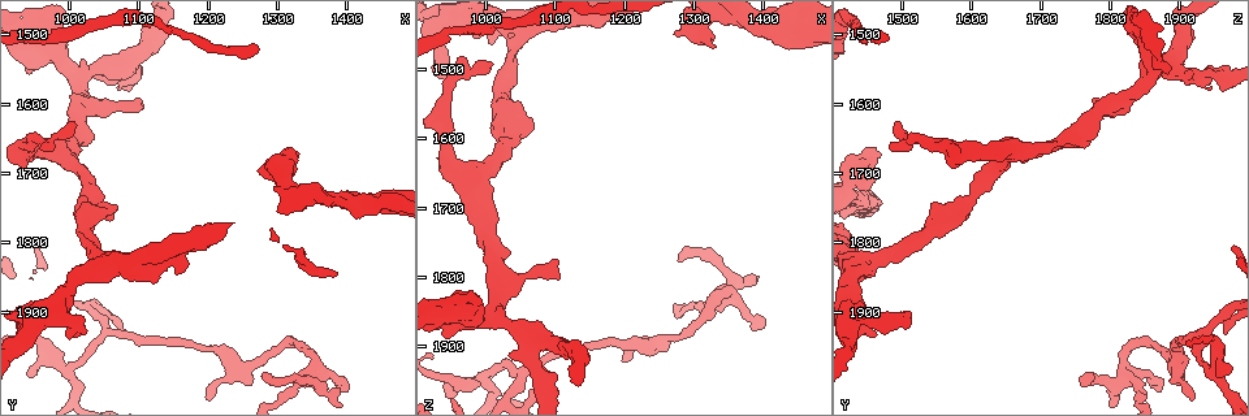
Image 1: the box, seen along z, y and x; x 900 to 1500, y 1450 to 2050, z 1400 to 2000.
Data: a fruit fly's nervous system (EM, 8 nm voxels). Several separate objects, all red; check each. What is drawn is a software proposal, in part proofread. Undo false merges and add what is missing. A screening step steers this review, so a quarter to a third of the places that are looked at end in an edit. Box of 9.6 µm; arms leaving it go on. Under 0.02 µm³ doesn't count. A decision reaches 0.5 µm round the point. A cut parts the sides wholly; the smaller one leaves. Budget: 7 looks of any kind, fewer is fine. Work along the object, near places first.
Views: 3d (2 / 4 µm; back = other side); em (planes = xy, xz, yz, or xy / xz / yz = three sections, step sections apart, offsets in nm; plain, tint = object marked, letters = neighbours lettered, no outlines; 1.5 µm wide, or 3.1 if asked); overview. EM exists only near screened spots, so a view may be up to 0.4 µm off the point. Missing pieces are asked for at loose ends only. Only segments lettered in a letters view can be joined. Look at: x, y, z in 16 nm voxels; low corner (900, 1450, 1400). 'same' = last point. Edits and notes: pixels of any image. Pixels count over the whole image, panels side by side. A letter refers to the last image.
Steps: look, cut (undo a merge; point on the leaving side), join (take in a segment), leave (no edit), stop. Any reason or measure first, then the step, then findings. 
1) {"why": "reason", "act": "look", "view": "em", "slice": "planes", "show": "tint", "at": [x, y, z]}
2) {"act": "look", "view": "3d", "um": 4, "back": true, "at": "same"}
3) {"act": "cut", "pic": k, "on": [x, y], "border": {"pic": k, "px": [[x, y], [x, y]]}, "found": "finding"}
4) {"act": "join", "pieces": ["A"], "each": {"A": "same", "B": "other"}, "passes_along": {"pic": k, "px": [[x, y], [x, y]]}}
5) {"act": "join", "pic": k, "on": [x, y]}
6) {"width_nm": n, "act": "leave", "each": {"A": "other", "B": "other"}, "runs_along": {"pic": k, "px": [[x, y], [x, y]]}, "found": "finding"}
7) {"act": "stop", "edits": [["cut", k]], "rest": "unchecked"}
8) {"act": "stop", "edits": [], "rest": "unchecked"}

{"why": "an open end", "act": "look", "view": "3d", "um": 4, "at": [1400, 2020, 1875]}

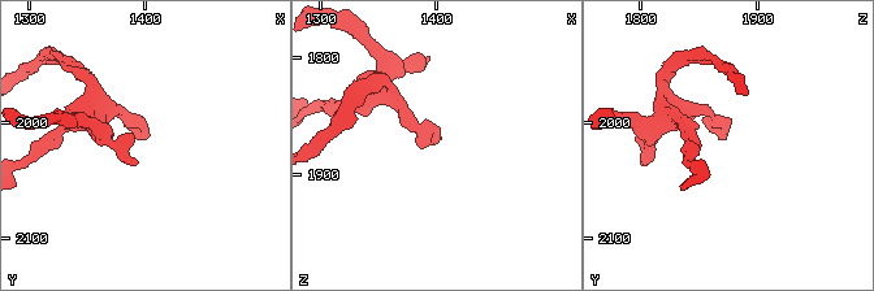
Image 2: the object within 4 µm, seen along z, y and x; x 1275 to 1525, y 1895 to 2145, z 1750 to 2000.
{"act": "look", "view": "em", "slice": "planes", "show": "letters", "at": [1402, 2016, 1874]}

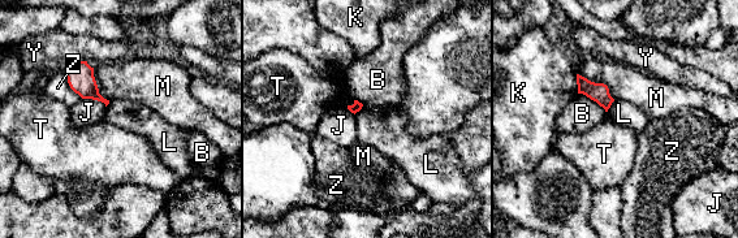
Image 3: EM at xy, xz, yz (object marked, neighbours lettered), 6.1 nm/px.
{"act": "leave", "each": {"B": "other", "J": "other", "K": "other", "L": "other", "M": "other", "T": "other", "Y": "other", "Z": "other"}, "border": {"pic": 3, "px": [[614, 100], [607, 112]]}, "found": "none of them fits"}

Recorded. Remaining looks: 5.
{"why": "branch stops here", "act": "look", "view": "em", "slice": "planes", "show": "tint", "at": [955, 1905, 1510]}

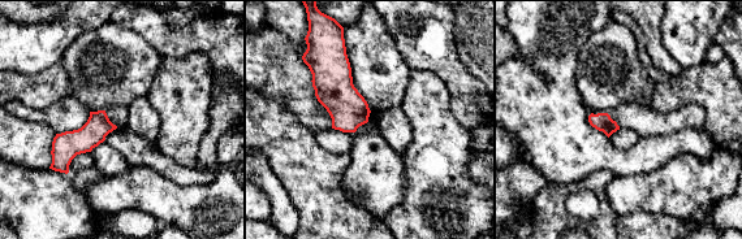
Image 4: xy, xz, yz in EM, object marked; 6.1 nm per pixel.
{"why": "what lies round it", "act": "look", "view": "em", "slice": "planes", "show": "letters", "at": "same"}

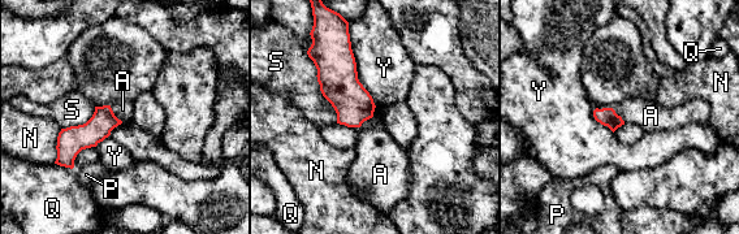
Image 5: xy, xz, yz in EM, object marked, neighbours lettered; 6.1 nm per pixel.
{"act": "join", "pieces": ["A"], "each": {"A": "same", "N": "other", "P": "other", "Q": "other", "S": "other", "Y": "other"}, "passes_along": {"pic": 5, "px": [[351, 102], [370, 117], [377, 156]]}, "found": "the cell continues"}

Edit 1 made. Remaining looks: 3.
{"why": "redraw", "act": "look", "view": "overview"}

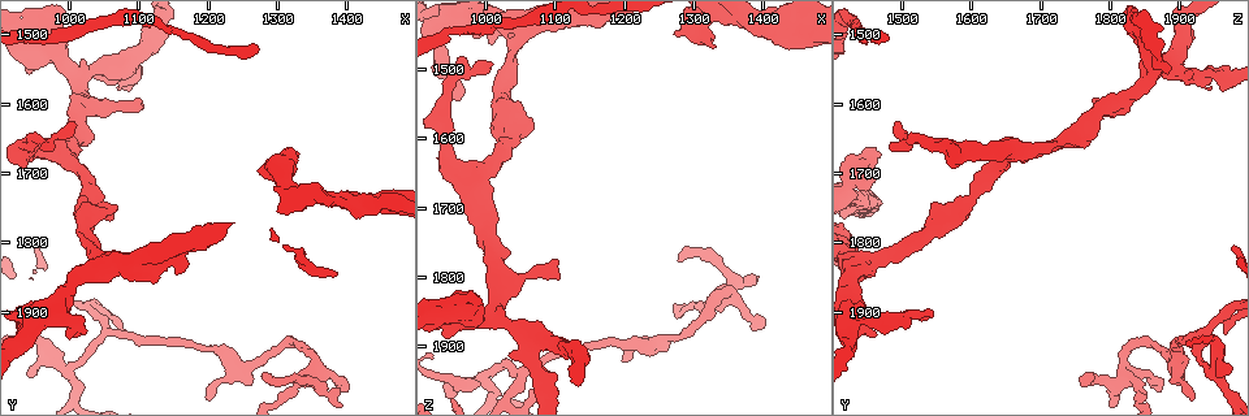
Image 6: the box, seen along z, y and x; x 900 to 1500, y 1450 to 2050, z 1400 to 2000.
{"why": "free end", "act": "look", "view": "3d", "um": 2, "at": [1105, 1595, 1775]}

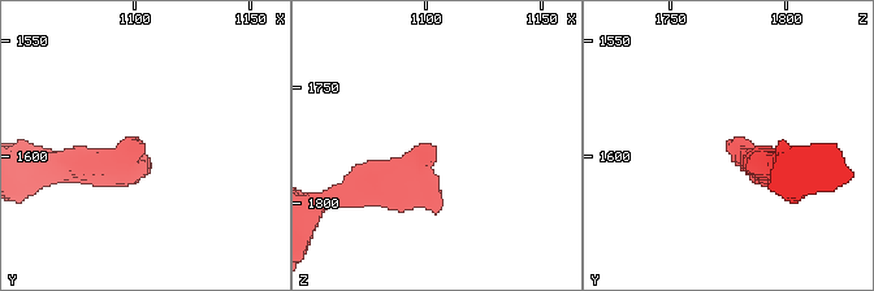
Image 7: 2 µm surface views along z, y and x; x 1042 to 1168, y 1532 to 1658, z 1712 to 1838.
{"act": "look", "view": "em", "slice": "planes", "show": "letters", "at": [1103, 1596, 1773]}

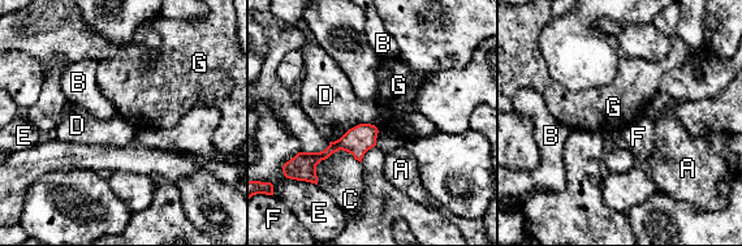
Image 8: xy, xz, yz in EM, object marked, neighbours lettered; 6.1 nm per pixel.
{"longest_contact_nm": ["D", 300], "act": "leave", "each": {"A": "other", "B": "other", "C": "other", "D": "other", "E": "other", "F": "other", "G": "other"}, "found": "none of them fits"}

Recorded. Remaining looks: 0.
{"act": "stop", "edits": [["join", 5]], "rest": "unchecked"}

